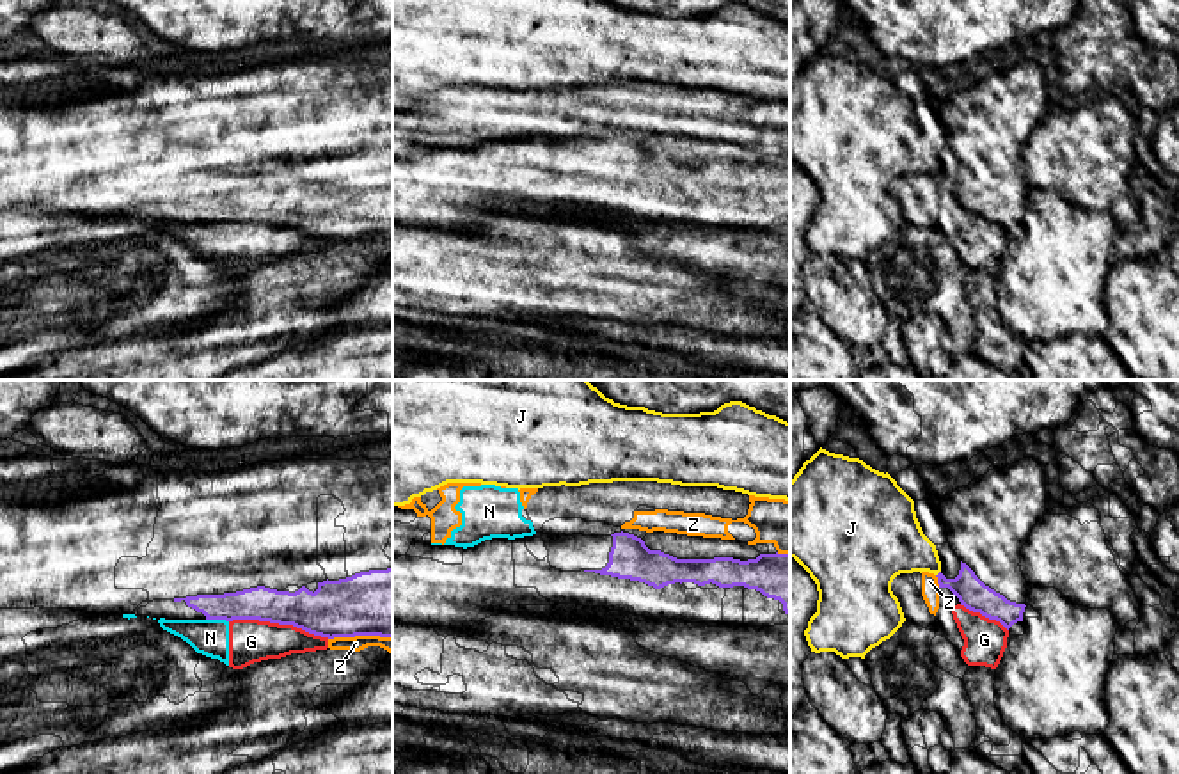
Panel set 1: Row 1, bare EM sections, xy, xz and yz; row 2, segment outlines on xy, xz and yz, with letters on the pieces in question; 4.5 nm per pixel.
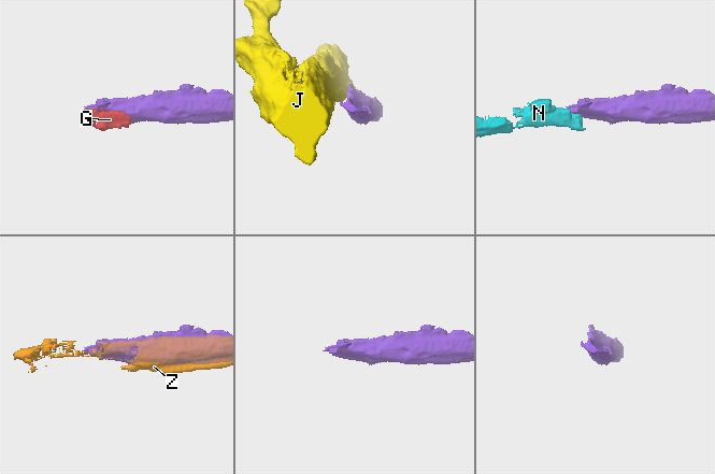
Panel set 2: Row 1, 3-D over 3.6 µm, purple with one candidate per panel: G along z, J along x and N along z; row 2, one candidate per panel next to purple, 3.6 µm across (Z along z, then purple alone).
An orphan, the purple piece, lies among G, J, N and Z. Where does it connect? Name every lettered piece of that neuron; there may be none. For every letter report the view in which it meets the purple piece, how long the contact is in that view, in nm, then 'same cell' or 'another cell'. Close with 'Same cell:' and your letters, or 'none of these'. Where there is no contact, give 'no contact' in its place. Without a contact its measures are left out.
G: meets purple in xy; contact 460 nm long; another cell
J: meets purple in yz; contact 40 nm long; another cell
N: meets purple in xy; contact 110 nm long; another cell
Z: meets purple in xy; contact 280 nm long; another cell
Same cell: none of these

